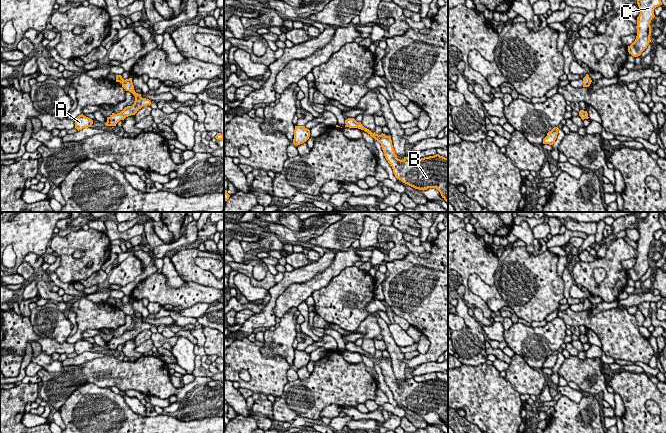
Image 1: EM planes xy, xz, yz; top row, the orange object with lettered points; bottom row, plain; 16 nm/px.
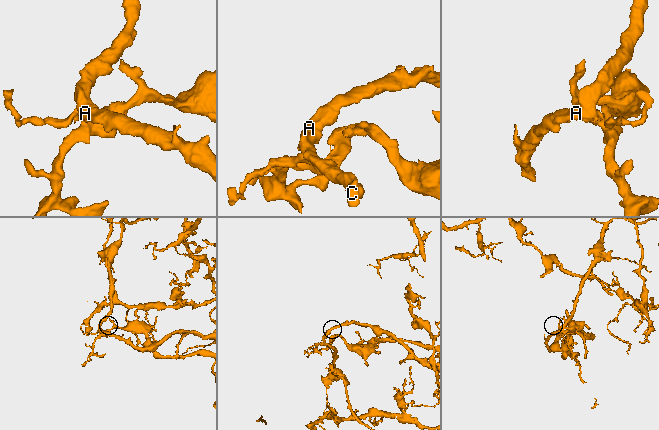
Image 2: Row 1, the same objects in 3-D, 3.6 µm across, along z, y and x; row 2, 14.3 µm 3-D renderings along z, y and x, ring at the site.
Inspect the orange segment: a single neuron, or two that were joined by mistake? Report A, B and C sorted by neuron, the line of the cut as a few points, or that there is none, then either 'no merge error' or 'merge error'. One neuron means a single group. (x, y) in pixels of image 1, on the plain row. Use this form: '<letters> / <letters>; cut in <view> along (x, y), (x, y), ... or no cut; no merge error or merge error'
A C / B; cut in xy along (118, 337), (120, 343); merge error

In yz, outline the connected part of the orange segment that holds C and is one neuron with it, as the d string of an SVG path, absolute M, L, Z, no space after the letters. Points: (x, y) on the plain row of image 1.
M648 212L647 217L637 224L640 238L637 241L637 260L635 265L628 270L628 276L633 281L638 281L651 266L651 244L655 241L654 233L662 226L659 222L659 212Z

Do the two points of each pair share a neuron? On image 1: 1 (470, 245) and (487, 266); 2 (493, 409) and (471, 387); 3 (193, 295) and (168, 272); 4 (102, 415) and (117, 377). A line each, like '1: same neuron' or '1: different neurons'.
1: same neuron
2: same neuron
3: different neurons
4: different neurons

